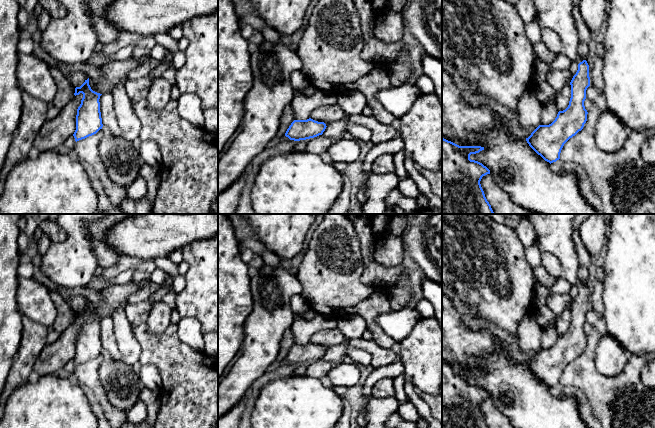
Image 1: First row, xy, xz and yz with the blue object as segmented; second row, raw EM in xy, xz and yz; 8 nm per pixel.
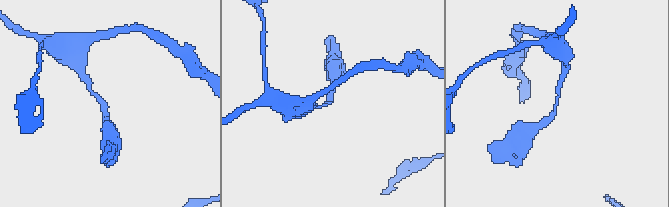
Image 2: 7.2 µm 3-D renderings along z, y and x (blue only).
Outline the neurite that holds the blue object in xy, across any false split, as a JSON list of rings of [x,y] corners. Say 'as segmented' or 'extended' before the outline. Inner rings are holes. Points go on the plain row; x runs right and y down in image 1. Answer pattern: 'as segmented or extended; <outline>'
as segmented; [[[89,302],[80,311],[75,312],[74,319],[80,317],[83,322],[77,333],[76,354],[73,358],[76,366],[96,358],[103,351],[99,326],[102,318],[91,313]]]

